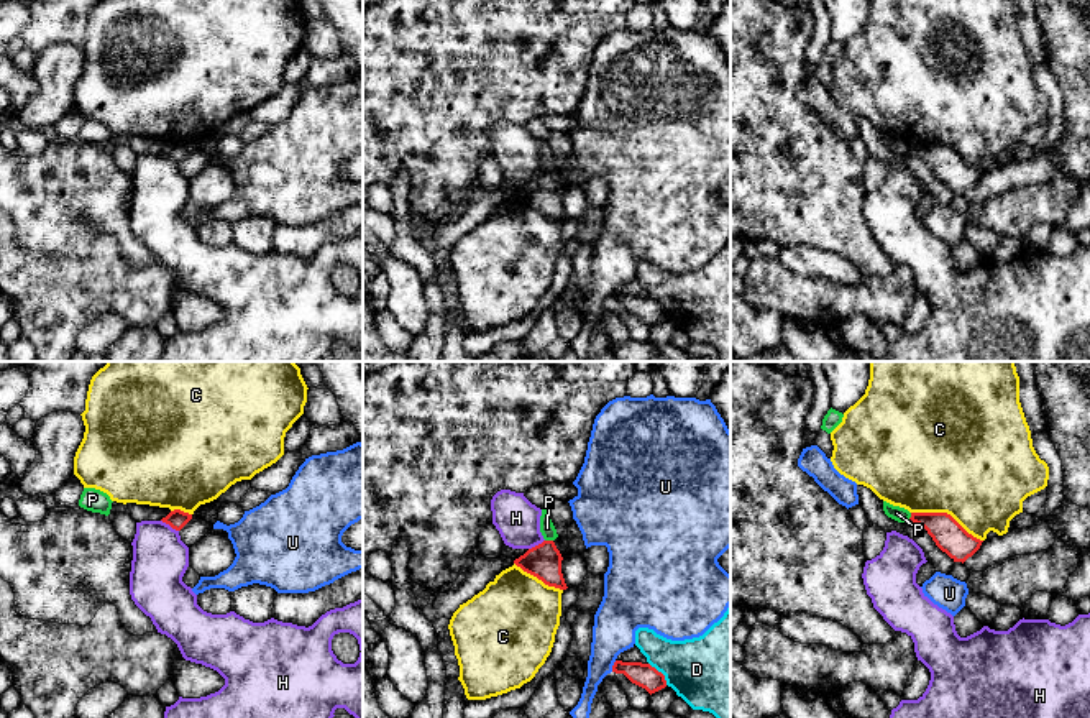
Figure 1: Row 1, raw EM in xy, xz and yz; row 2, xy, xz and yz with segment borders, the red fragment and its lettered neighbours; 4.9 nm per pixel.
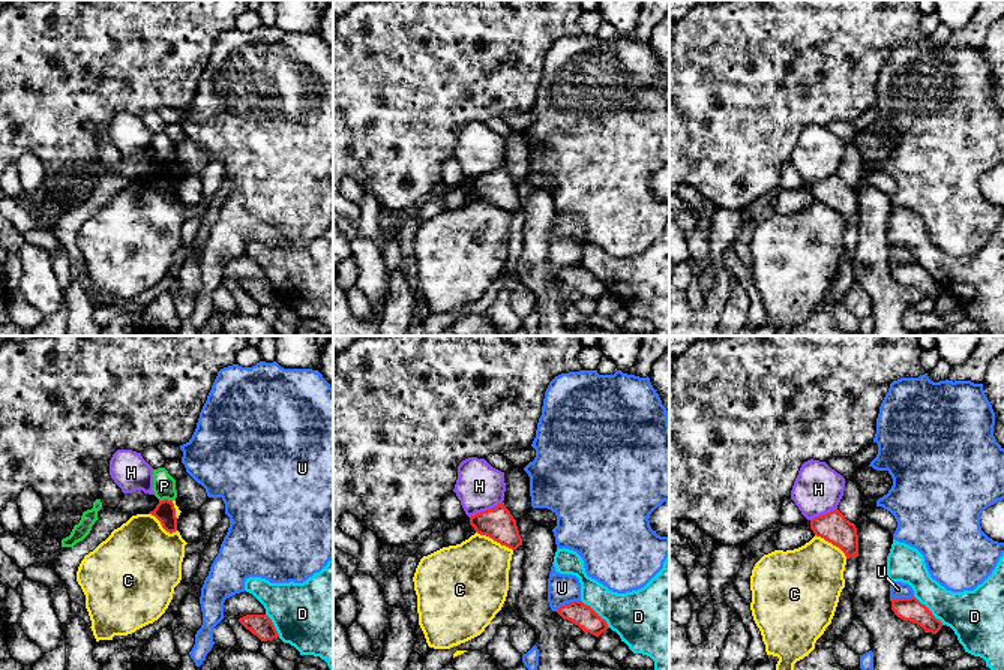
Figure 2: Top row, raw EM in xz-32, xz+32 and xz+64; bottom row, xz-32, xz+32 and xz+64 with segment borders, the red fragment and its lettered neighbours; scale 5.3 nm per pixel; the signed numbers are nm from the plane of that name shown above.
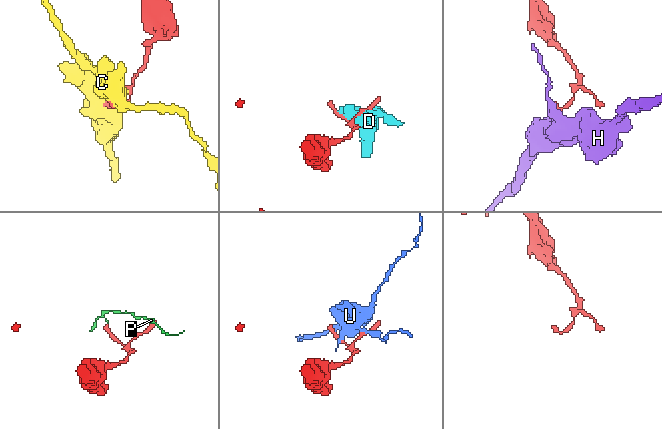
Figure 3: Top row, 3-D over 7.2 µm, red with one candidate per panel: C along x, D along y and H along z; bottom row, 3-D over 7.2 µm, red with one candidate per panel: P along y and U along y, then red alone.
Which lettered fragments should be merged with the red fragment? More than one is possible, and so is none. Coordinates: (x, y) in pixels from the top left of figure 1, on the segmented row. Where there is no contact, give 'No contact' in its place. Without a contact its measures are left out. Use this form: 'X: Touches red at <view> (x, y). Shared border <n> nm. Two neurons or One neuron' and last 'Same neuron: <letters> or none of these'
C: Touches red at yz (946, 513). Shared border 380 nm. Two neurons
D: Touches red at xz (660, 672). Shared border 140 nm. Two neurons
H: Touches red at xy (169, 524). Shared border 110 nm. Two neurons
P: Touches red at xz (549, 541). Shared border 40 nm. Two neurons
U: Touches red at xz (613, 666). Shared border 60 nm. Two neurons
Same neuron: none of these

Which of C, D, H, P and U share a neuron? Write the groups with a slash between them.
C / D / H / P / U

